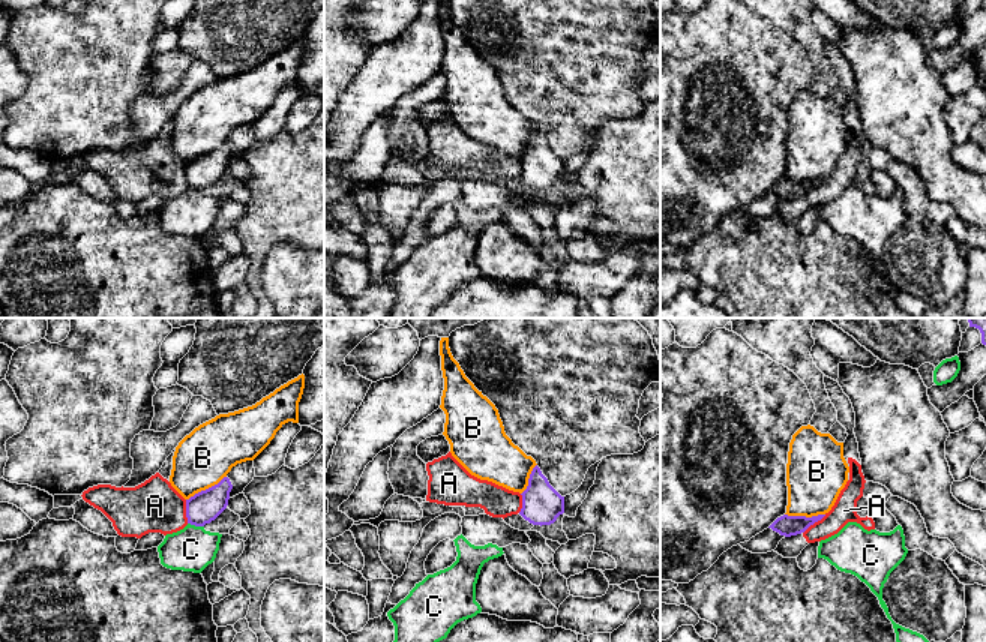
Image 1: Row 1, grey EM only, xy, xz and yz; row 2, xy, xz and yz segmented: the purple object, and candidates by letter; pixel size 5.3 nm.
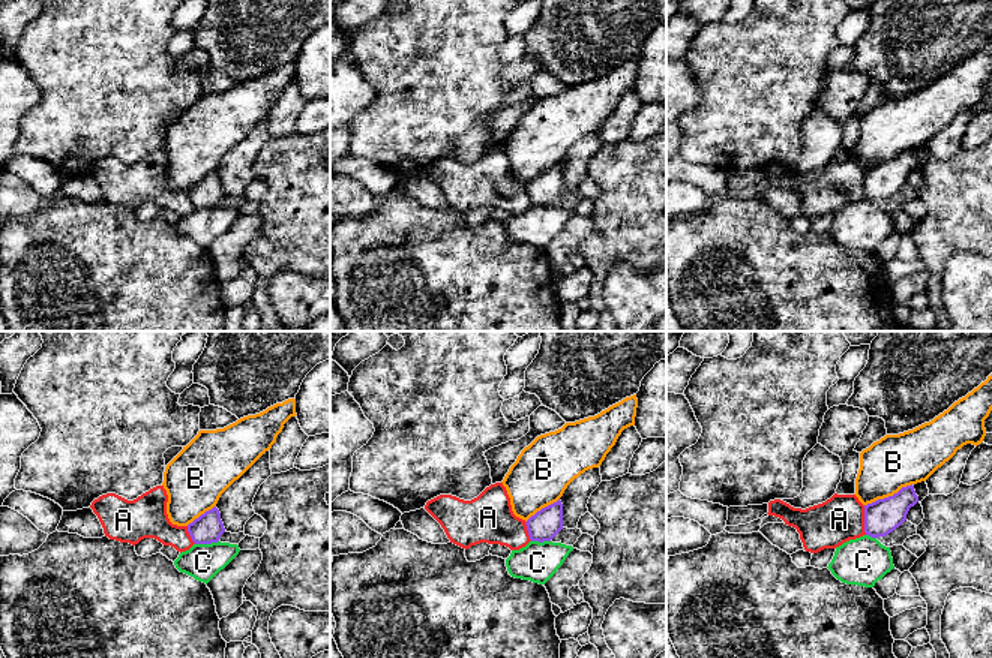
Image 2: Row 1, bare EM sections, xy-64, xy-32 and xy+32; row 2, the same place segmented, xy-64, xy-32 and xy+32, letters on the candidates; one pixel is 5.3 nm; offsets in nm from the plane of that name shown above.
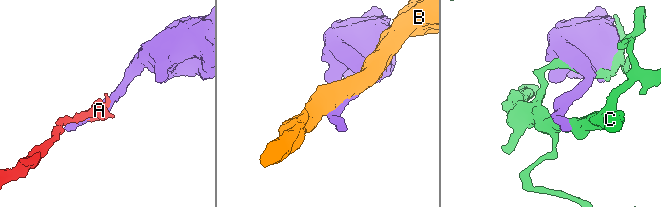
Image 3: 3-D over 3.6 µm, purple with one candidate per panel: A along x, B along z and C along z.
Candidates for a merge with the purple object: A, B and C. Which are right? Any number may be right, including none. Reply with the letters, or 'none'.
none

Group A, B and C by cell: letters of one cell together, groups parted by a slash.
A / B / C

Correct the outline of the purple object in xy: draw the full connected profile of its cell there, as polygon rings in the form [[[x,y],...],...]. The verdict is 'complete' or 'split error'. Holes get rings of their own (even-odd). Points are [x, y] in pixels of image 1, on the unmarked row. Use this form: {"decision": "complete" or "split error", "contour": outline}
{"decision": "complete", "contour": [[[224,141],[218,148],[186,164],[188,188],[204,190],[215,184],[227,172],[231,153],[230,142]]]}

